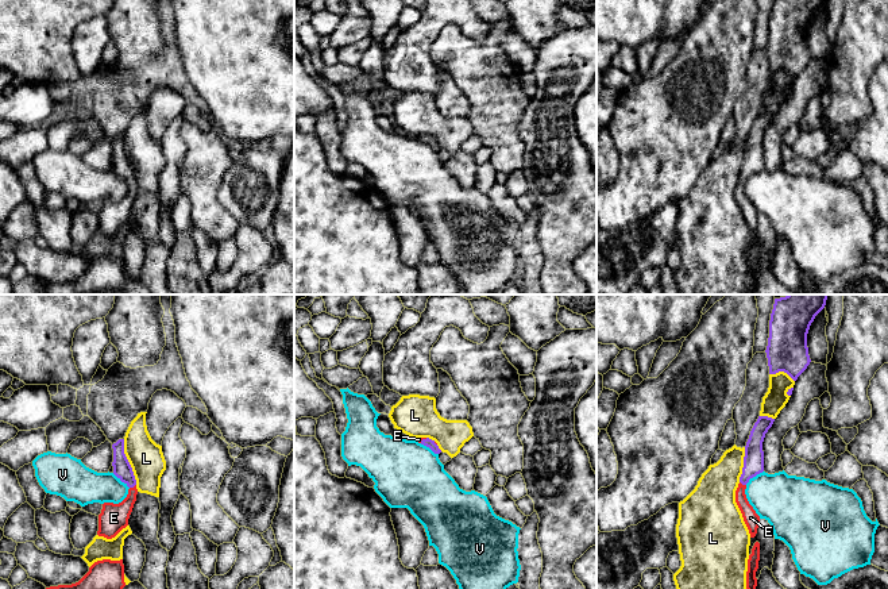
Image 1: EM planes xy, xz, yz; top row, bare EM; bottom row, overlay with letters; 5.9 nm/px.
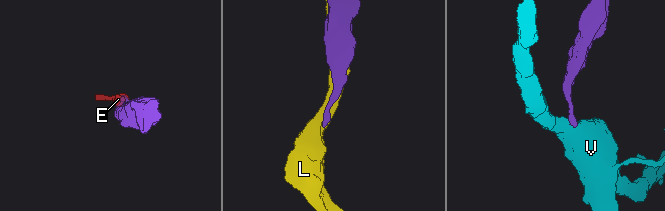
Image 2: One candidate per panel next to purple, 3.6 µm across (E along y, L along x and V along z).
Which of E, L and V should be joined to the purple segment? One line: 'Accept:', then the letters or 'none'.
Accept: E

